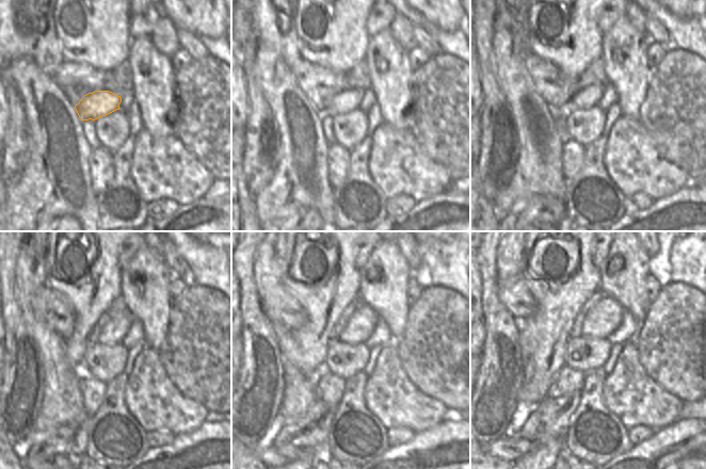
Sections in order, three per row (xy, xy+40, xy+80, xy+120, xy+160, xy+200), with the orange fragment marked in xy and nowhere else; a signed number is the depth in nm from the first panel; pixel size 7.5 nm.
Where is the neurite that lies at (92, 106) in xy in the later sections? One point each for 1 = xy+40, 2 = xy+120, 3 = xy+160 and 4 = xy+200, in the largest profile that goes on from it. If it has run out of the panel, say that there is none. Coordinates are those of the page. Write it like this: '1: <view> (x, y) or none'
1: xy+40 (345, 101)
2: xy+120 (113, 333)
3: xy+160 (360, 324)
4: xy+200 (606, 316)

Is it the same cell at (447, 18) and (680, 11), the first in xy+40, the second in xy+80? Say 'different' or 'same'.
same

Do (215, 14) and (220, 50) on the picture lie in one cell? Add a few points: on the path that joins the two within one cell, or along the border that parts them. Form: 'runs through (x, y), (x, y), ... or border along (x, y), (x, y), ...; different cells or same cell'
border along (198, 34), (212, 38), (220, 37); different cells

